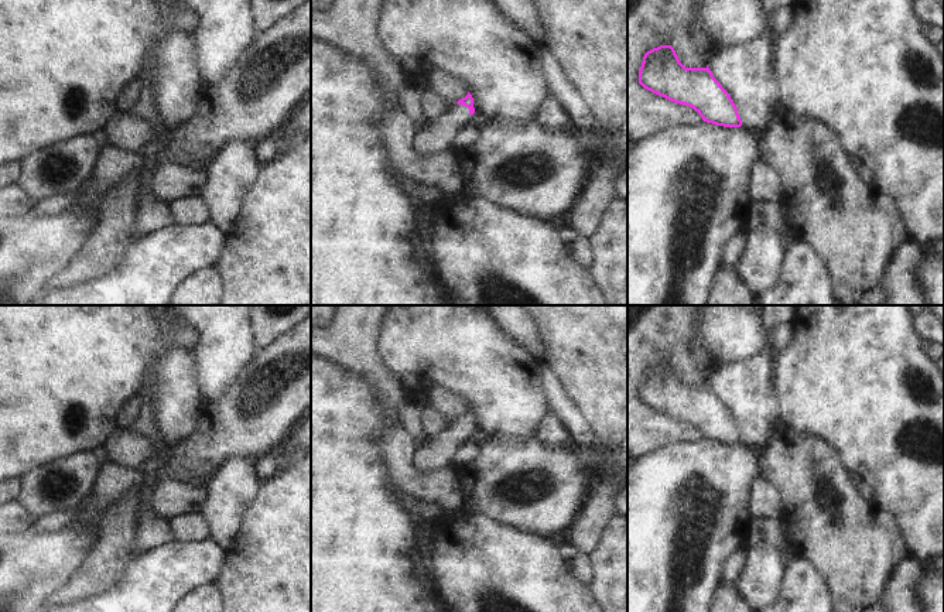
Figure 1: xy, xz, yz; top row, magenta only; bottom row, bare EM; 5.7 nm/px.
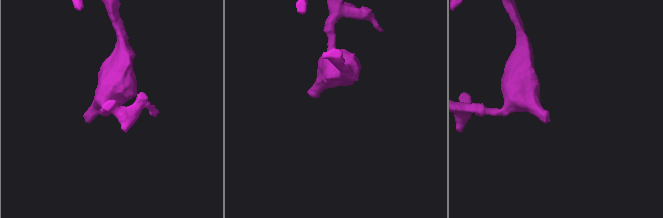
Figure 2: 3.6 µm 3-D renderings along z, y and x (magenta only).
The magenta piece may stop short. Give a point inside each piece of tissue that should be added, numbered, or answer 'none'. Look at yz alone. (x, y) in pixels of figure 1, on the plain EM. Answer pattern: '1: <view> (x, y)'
none

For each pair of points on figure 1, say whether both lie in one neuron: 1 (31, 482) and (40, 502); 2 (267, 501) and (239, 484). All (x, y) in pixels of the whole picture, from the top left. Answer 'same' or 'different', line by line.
1: same
2: different

